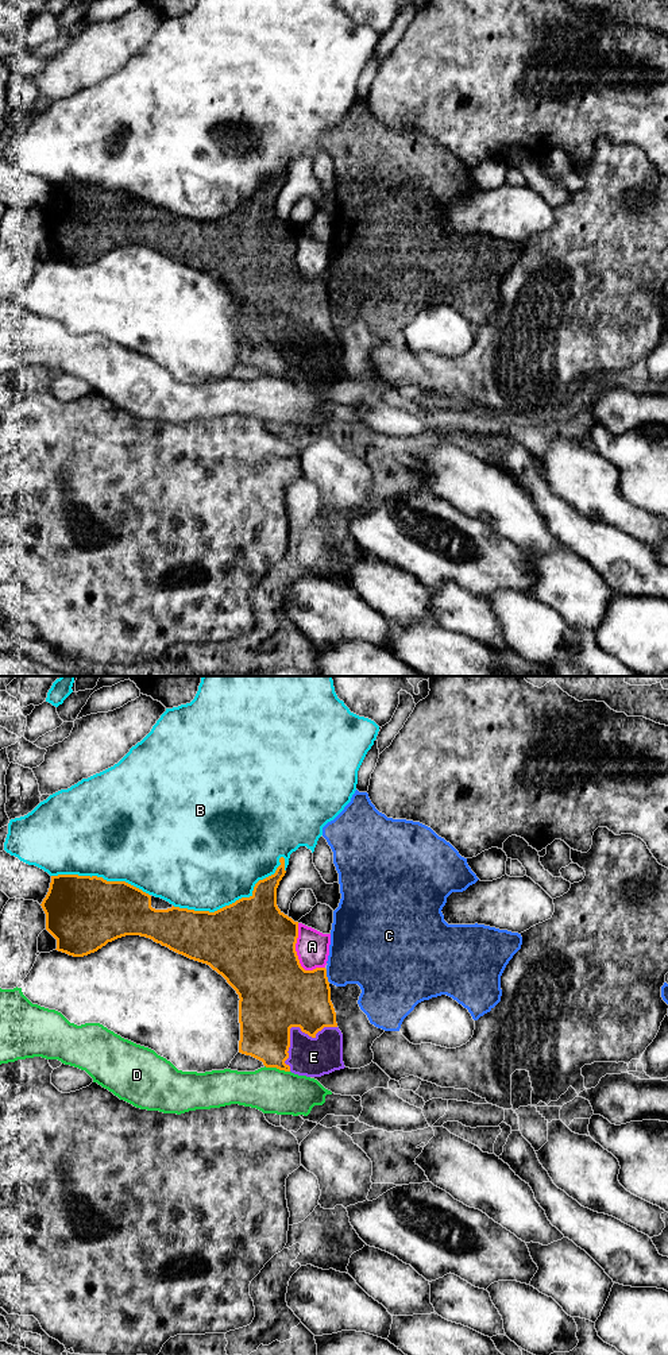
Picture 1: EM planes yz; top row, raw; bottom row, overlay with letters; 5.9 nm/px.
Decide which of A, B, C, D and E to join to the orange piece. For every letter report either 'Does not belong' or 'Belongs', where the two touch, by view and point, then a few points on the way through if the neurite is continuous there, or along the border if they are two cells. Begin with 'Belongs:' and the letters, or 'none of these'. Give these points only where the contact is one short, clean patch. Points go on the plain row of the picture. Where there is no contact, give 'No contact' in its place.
Belongs: E
A: Does not belong. Touches orange at yz (297, 265)
B: Does not belong. Touches orange at yz (236, 209)
C: Does not belong. Touches orange at yz (325, 284)
D: Does not belong. Touches orange at yz (277, 377)
E: Belongs. Touches orange at yz (292, 335)

